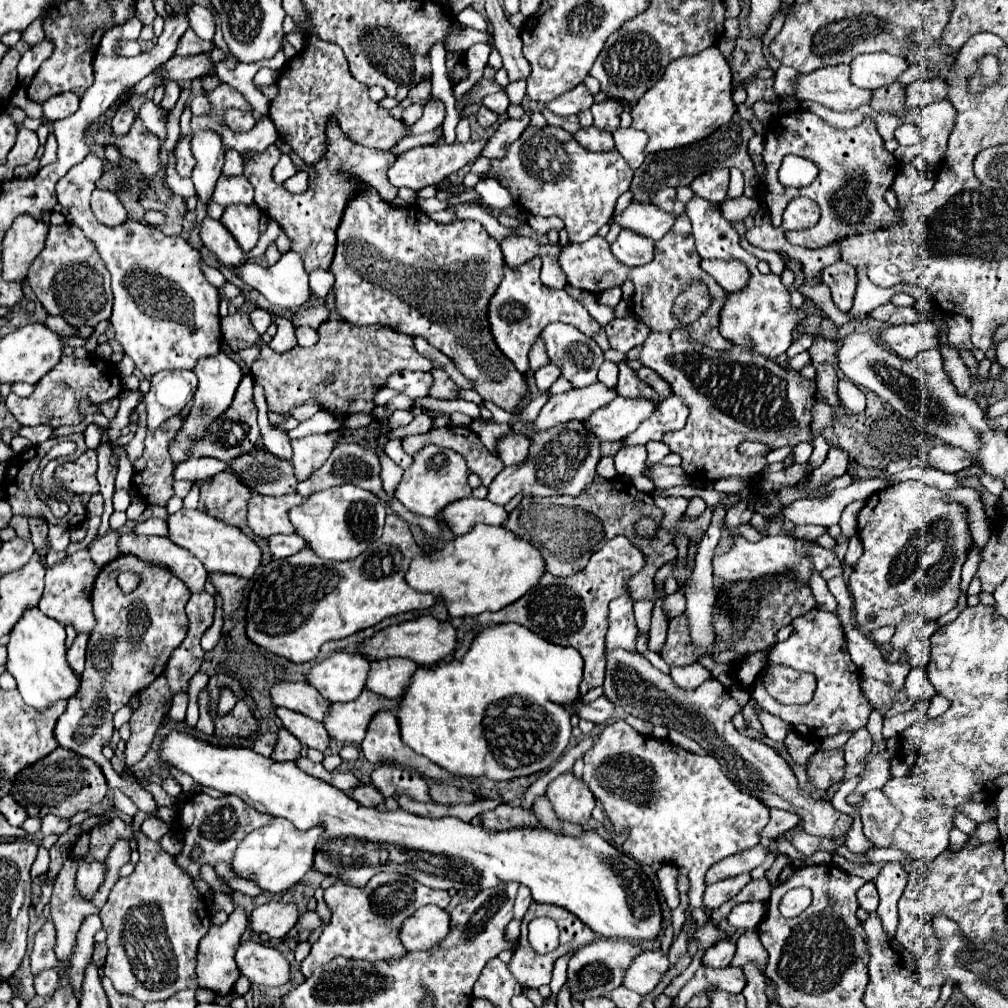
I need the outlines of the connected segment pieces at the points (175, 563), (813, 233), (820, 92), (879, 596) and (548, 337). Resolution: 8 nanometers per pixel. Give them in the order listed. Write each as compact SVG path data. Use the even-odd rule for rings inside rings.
M126 532L118 540L118 554L140 556L140 560L150 564L164 564L170 572L188 584L190 592L202 592L208 572L190 552L178 548L168 538L160 536L138 536L134 532Z
M808 110L782 112L774 116L766 126L762 156L768 170L762 196L770 210L772 226L778 226L782 222L782 212L792 198L806 196L820 206L820 220L816 226L800 232L786 232L786 238L792 244L816 250L852 234L864 234L866 230L874 232L884 226L894 226L902 222L902 216L894 212L884 200L884 192L892 186L900 164L894 158L894 154L884 148L884 140L880 138L874 122L870 120L864 120L862 124L850 130L838 130L824 124L824 120L820 120L816 114ZM788 154L808 158L818 166L818 176L810 186L788 188L778 182L778 166L782 164L782 158ZM826 178L836 180L828 184Z
M824 66L796 76L796 98L818 102L830 110L846 112L870 102L870 92L850 82L850 66Z
M906 480L874 492L858 514L858 534L864 544L864 554L850 576L850 594L854 598L854 622L864 632L880 626L896 626L908 614L922 612L936 620L956 606L960 596L960 570L972 548L972 536L966 520L966 508L960 502L946 500L938 488L926 486L920 480Z
M562 322L546 326L542 336L550 360L562 368L562 376L566 376L572 386L584 388L598 382L596 374L604 362L604 350L590 336Z

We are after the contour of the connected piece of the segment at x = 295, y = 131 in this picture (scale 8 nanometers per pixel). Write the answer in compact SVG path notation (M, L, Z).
M312 34L304 50L300 50L290 62L286 62L280 78L276 80L278 94L270 102L268 118L272 120L278 136L288 142L308 166L320 162L320 156L324 156L324 148L328 144L324 132L330 118L338 120L342 132L352 142L368 148L390 150L404 136L408 136L406 124L392 118L388 110L370 100L368 88L352 78L348 62L342 54L344 52L340 46L324 42Z

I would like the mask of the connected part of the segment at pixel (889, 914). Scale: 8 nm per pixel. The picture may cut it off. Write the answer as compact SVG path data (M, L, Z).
M886 862L884 868L880 870L878 878L874 880L876 890L880 894L880 906L878 906L878 916L882 920L882 928L884 932L892 938L896 934L896 926L898 926L898 900L904 892L906 886L906 872L902 868L902 864L898 862Z

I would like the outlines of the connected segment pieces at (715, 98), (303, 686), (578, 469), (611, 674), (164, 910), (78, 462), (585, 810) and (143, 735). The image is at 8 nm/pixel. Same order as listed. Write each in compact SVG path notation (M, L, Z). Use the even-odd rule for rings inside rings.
M716 46L706 48L692 58L674 60L664 76L630 108L632 128L648 134L646 154L682 148L696 140L704 140L736 114L732 100L732 76L726 58Z
M280 682L270 688L270 702L276 708L288 708L322 722L330 702L324 700L316 688L306 682Z
M566 422L560 426L554 426L546 432L536 432L536 436L530 442L530 454L528 460L524 464L518 466L510 466L504 468L494 482L488 486L488 494L486 498L498 506L508 504L514 494L522 492L524 496L554 496L554 494L568 494L568 496L578 496L584 488L588 488L588 484L596 478L596 464L600 460L600 442L582 428L582 422Z
M616 648L608 652L606 658L608 666L604 680L604 696L614 706L620 706L626 714L642 718L650 724L666 726L686 734L688 738L698 742L710 756L716 756L716 760L720 760L722 772L736 786L740 786L740 792L748 792L750 796L764 800L768 808L780 808L798 814L802 820L802 828L808 834L836 838L848 832L848 828L852 826L852 816L836 812L830 802L812 800L806 792L798 788L794 772L774 748L744 736L730 724L730 716L734 712L740 712L742 708L718 680L706 680L694 690L684 690L674 684L668 674L654 668L638 652L624 652L622 648Z
M136 830L134 838L140 852L136 870L122 882L116 882L98 916L108 932L104 976L112 980L118 992L132 994L146 1004L168 1000L178 990L198 988L194 974L196 950L212 920L204 896L196 892L192 876L174 862L174 856L144 836L142 830ZM160 914L164 924L160 924Z
M86 450L80 458L60 464L54 478L74 494L98 494L100 486L96 480L96 470L96 450Z
M564 772L548 784L546 798L552 802L554 812L562 820L584 826L590 820L594 808L594 796L582 778L576 778L572 772Z
M164 676L156 678L148 688L144 688L144 692L140 692L140 706L130 718L132 736L126 744L126 764L128 766L134 762L140 762L146 750L150 748L156 736L158 724L164 718L166 700L170 698L172 698L172 692Z

